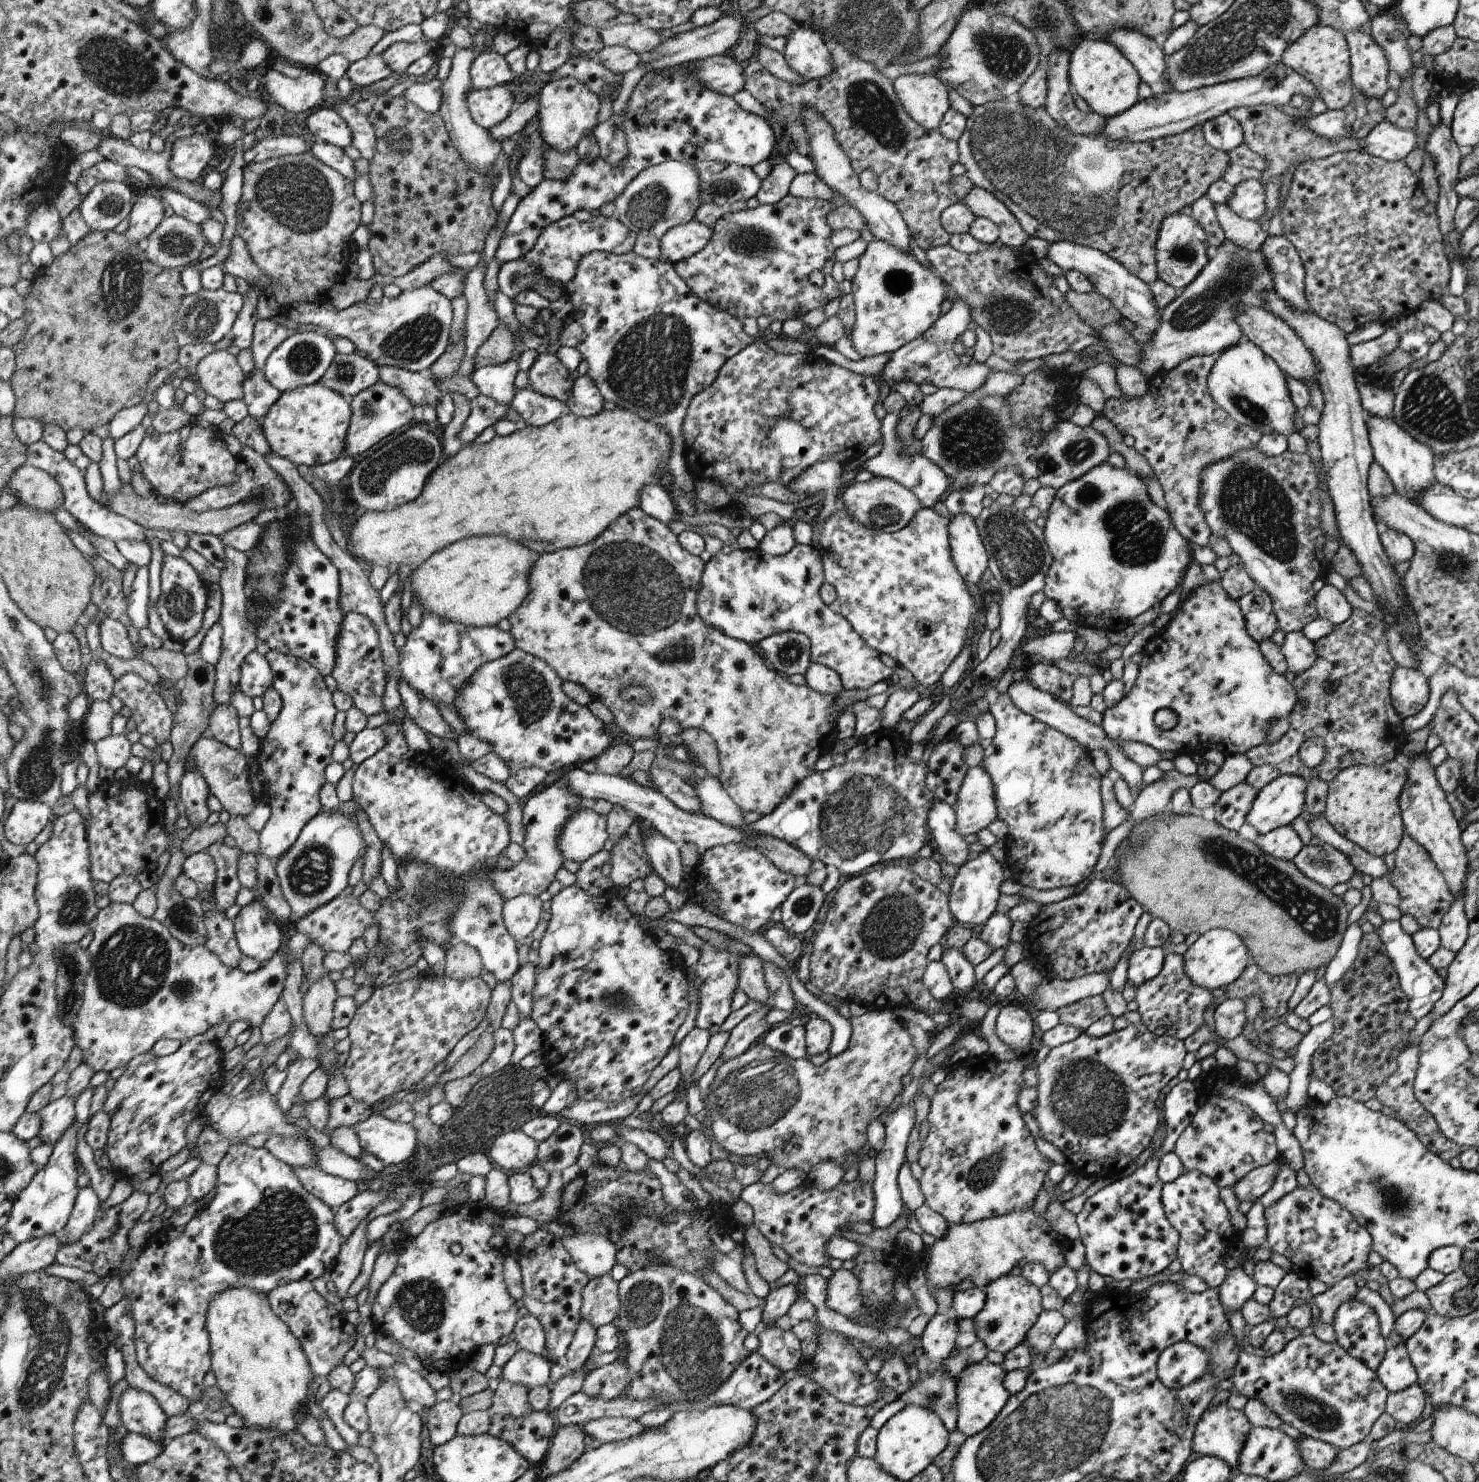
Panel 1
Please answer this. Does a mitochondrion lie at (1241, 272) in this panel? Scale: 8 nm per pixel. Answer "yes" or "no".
yes

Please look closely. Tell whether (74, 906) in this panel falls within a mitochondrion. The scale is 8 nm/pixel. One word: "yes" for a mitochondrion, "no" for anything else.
yes

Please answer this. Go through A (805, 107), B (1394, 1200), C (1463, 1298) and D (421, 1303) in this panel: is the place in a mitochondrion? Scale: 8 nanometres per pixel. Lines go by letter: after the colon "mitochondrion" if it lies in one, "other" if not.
A: other
B: mitochondrion
C: mitochondrion
D: mitochondrion

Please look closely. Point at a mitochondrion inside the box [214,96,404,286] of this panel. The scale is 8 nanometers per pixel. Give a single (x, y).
(297, 195)

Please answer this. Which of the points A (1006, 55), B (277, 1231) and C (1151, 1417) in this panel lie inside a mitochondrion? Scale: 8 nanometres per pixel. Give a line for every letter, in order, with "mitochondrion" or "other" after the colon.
A: mitochondrion
B: mitochondrion
C: other

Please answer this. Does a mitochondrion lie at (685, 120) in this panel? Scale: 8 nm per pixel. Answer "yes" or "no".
no

